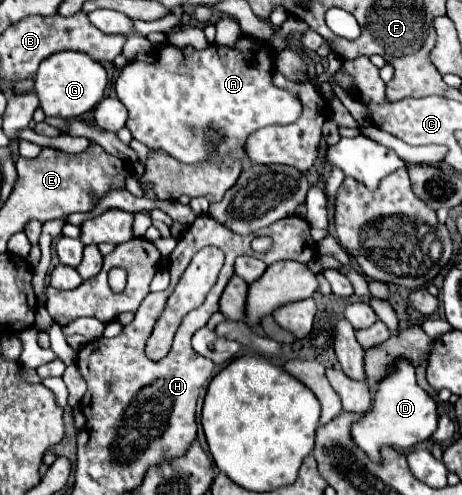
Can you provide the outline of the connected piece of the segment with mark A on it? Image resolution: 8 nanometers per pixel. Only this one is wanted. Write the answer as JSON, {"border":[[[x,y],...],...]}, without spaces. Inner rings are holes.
{"border":[[[254,41],[248,45],[248,49],[246,45],[240,45],[236,49],[210,45],[204,51],[196,51],[192,47],[180,49],[174,45],[162,45],[158,49],[156,63],[150,65],[142,61],[130,61],[116,79],[118,99],[128,109],[126,127],[130,129],[134,139],[142,141],[150,149],[164,149],[182,163],[200,163],[208,157],[210,149],[218,149],[220,155],[240,159],[246,167],[250,163],[244,151],[244,141],[252,131],[266,125],[292,123],[302,113],[302,105],[296,95],[272,85],[274,59],[270,61],[270,57],[272,57],[270,47],[264,47],[264,43],[254,45]],[[206,127],[212,129],[214,133],[222,133],[224,137],[216,145],[208,143],[208,137],[204,133]]]}

